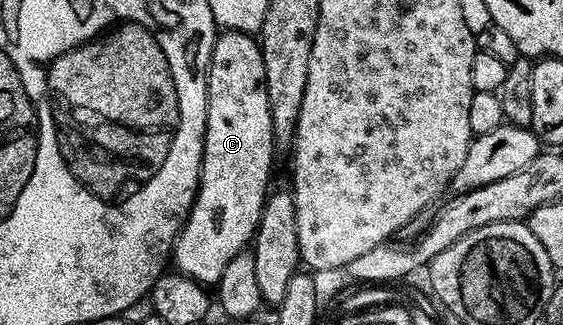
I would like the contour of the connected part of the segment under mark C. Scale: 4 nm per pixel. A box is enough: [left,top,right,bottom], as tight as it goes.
[171,31,273,287]

